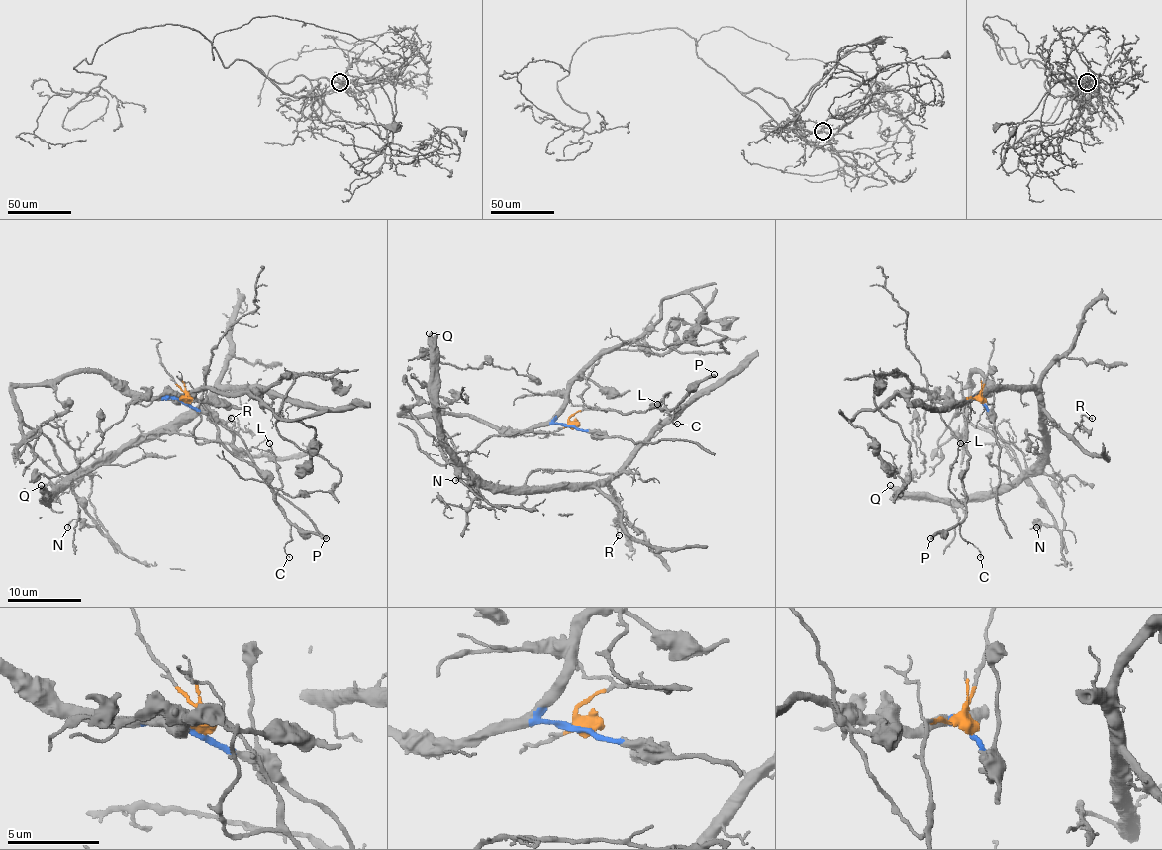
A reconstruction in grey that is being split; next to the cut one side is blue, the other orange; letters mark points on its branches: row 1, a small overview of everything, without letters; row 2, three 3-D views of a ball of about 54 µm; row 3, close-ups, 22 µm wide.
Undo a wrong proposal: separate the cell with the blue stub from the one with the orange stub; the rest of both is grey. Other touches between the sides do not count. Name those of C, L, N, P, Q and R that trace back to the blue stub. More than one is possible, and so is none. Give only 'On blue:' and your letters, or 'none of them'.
On blue: N, Q, R

